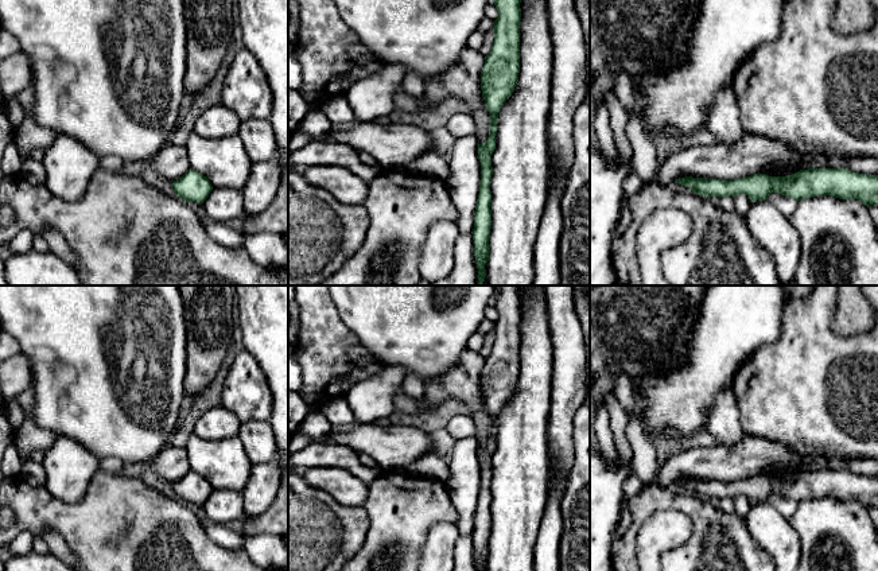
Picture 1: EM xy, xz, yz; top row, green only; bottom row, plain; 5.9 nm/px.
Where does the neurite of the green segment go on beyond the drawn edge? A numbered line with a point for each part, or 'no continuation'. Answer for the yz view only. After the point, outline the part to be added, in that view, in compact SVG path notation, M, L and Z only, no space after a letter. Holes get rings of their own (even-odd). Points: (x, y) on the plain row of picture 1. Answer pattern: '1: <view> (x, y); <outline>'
no continuation

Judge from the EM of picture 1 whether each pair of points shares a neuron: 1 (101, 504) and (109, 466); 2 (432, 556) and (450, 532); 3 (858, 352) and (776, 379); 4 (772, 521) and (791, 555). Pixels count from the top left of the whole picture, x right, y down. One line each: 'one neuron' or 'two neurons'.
1: two neurons
2: one neuron
3: one neuron
4: one neuron

